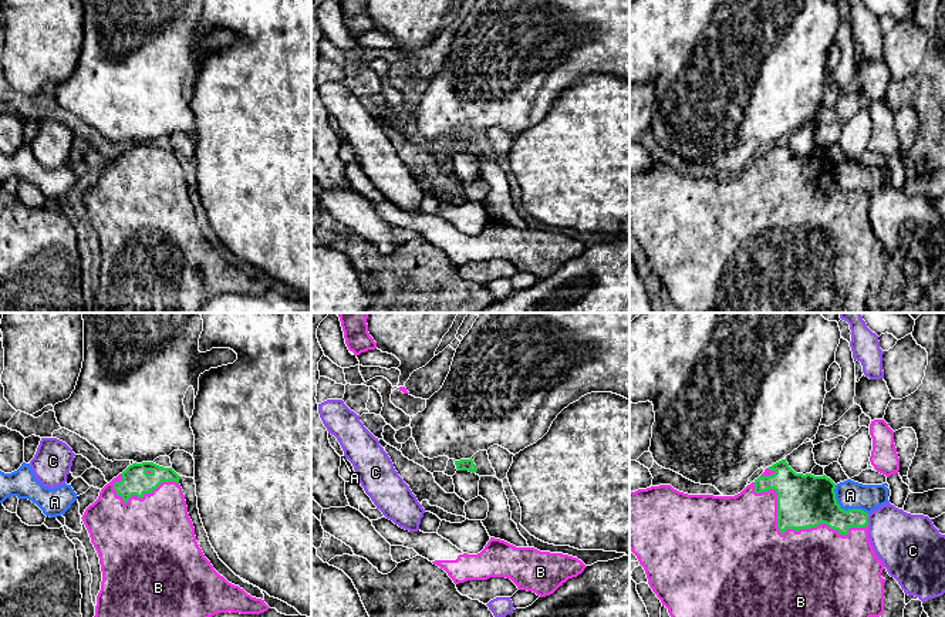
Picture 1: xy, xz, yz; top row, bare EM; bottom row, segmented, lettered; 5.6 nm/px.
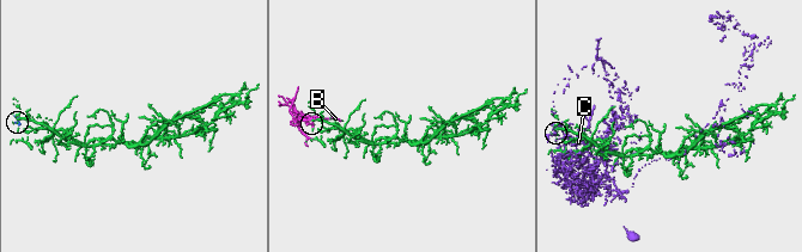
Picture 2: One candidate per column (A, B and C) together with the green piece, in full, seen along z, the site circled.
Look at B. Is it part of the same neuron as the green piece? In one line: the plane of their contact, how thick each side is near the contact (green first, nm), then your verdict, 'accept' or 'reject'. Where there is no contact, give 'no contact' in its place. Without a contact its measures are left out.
yz | 300/460 nm | accept

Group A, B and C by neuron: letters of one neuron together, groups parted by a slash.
A / B / C

